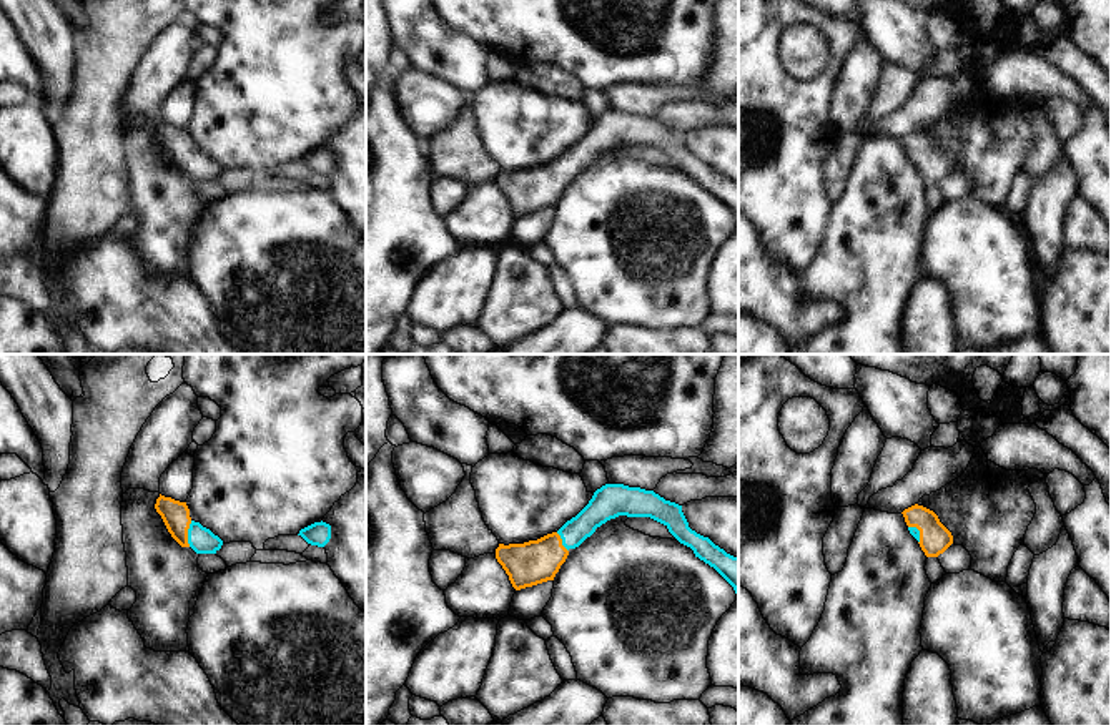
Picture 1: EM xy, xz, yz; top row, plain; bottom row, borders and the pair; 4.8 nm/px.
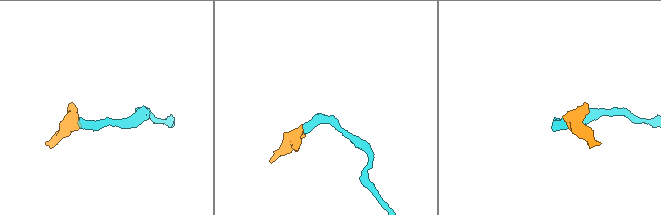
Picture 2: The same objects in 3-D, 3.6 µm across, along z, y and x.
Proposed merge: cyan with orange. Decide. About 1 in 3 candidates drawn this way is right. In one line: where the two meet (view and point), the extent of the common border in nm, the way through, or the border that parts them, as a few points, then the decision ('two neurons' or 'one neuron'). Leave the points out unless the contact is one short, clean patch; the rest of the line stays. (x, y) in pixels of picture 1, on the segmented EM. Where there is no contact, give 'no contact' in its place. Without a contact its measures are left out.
meets cyan in xy at (188, 534); contact 130 nm long; runs through xy (202, 541), (188, 534), (175, 514); one neuron

